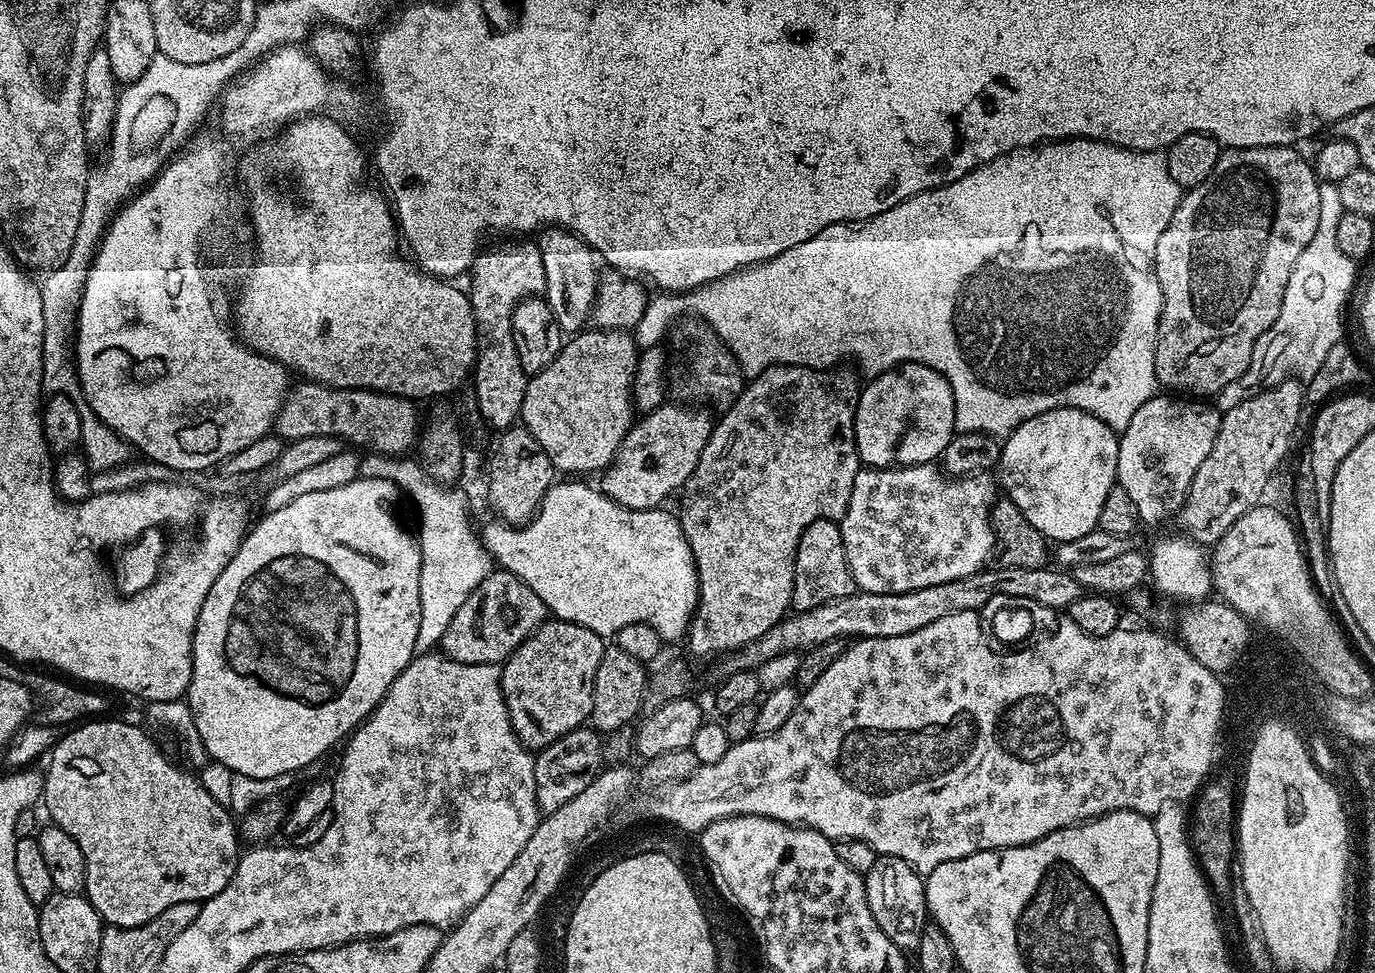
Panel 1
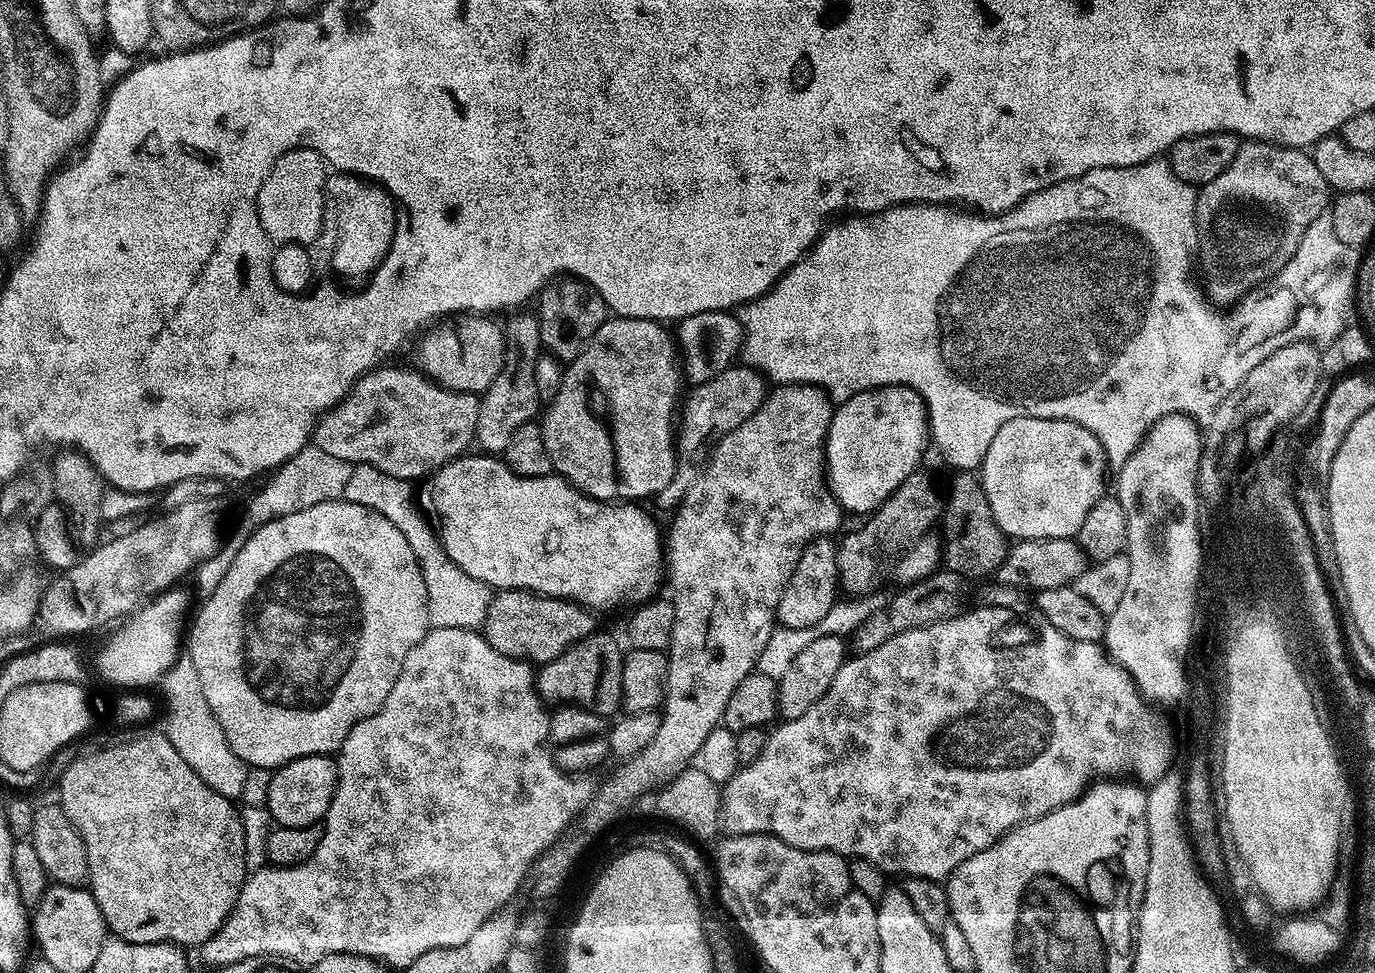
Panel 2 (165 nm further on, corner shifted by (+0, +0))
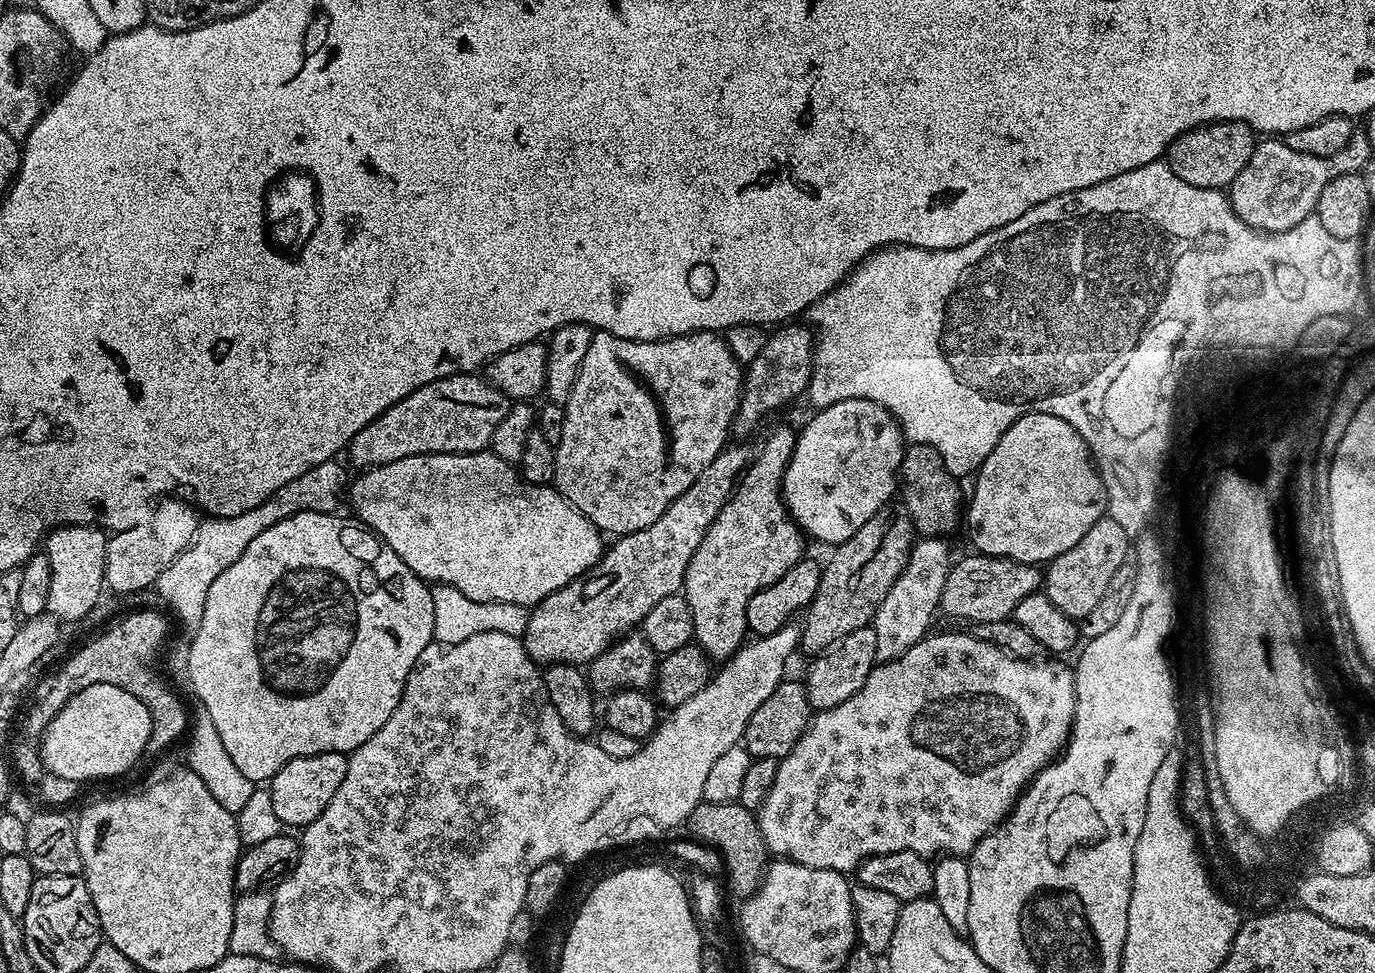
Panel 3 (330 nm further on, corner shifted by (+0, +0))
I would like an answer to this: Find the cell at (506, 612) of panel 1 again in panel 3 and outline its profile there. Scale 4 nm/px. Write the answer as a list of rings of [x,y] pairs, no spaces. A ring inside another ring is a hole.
[[[732,442],[722,449],[718,458],[714,458],[714,462],[710,462],[710,466],[706,466],[706,470],[698,474],[698,478],[694,478],[694,486],[678,494],[678,498],[674,498],[674,502],[666,506],[658,522],[650,522],[646,530],[634,530],[634,534],[619,537],[615,541],[616,545],[613,548],[611,545],[586,575],[574,578],[574,582],[562,586],[562,590],[542,598],[539,604],[529,611],[522,643],[530,659],[540,666],[549,664],[587,666],[593,660],[597,660],[606,649],[611,648],[617,640],[639,629],[644,623],[646,614],[650,614],[650,610],[654,610],[654,606],[662,602],[662,598],[675,596],[683,589],[686,566],[690,566],[690,558],[694,550],[698,550],[698,542],[702,542],[706,530],[710,530],[710,522],[714,522],[718,510],[732,496],[740,477],[744,474],[744,469],[752,462],[753,449],[750,450],[744,445],[747,443],[736,443],[740,444]]]

